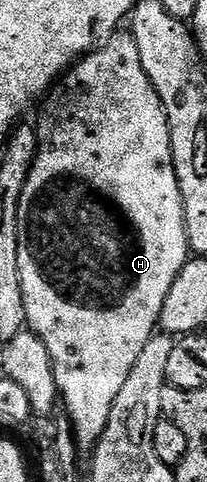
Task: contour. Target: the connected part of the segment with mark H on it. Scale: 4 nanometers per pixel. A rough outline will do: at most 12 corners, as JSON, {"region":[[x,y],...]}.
{"region":[[132,34],[44,96],[27,327],[92,456],[191,258]]}

